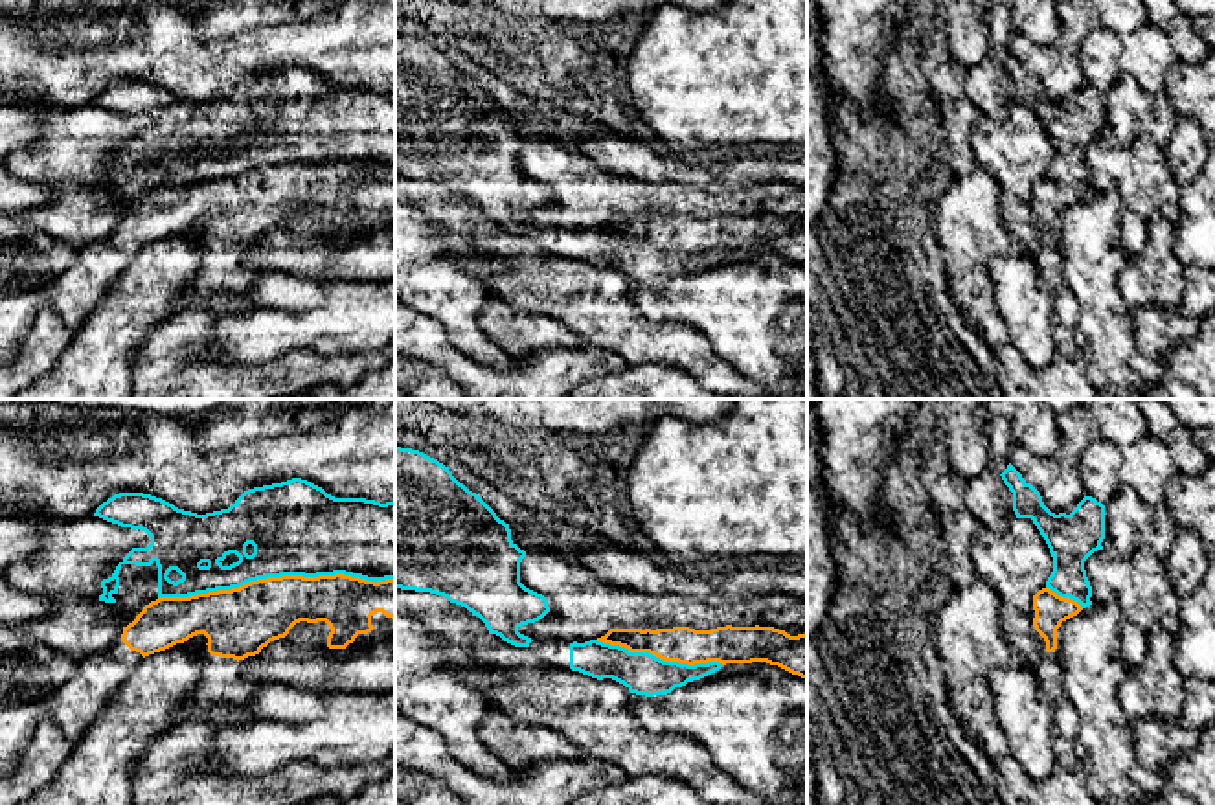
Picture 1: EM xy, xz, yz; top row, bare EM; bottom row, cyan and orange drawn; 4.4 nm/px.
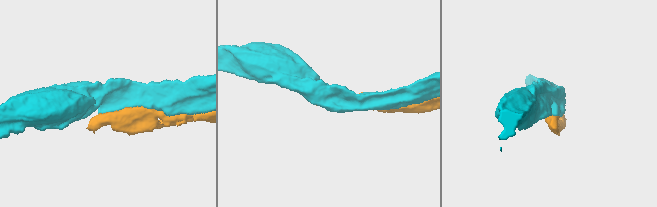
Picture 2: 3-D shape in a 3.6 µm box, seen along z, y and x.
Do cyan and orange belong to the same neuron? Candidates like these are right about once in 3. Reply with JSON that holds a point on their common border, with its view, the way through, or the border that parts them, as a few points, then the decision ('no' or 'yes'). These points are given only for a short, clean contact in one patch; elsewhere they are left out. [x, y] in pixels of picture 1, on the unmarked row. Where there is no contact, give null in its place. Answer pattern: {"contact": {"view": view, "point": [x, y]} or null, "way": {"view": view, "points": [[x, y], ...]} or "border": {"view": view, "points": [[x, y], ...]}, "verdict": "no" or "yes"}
{"contact": {"view": "xy", "point": [276, 164]}, "verdict": "no"}

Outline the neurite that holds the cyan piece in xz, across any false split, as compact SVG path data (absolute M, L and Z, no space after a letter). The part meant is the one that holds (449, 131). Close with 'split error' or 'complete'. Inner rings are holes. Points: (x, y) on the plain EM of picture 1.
M395 35L395 176L430 180L465 195L478 204L489 222L500 224L515 235L529 235L531 226L518 221L522 213L542 208L548 200L548 187L520 171L520 151L526 140L511 129L509 112L463 72L449 55L412 37Z; complete

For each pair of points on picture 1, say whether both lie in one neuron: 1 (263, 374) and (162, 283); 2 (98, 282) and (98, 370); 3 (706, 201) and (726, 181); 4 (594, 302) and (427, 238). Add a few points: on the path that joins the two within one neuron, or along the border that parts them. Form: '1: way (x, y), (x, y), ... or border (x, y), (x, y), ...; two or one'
1: border (173, 315), (162, 320), (142, 344); two
2: border (125, 269), (83, 320); two
3: border (675, 182), (710, 190), (756, 184); two
4: border (443, 234), (475, 249), (469, 265), (499, 267); two

